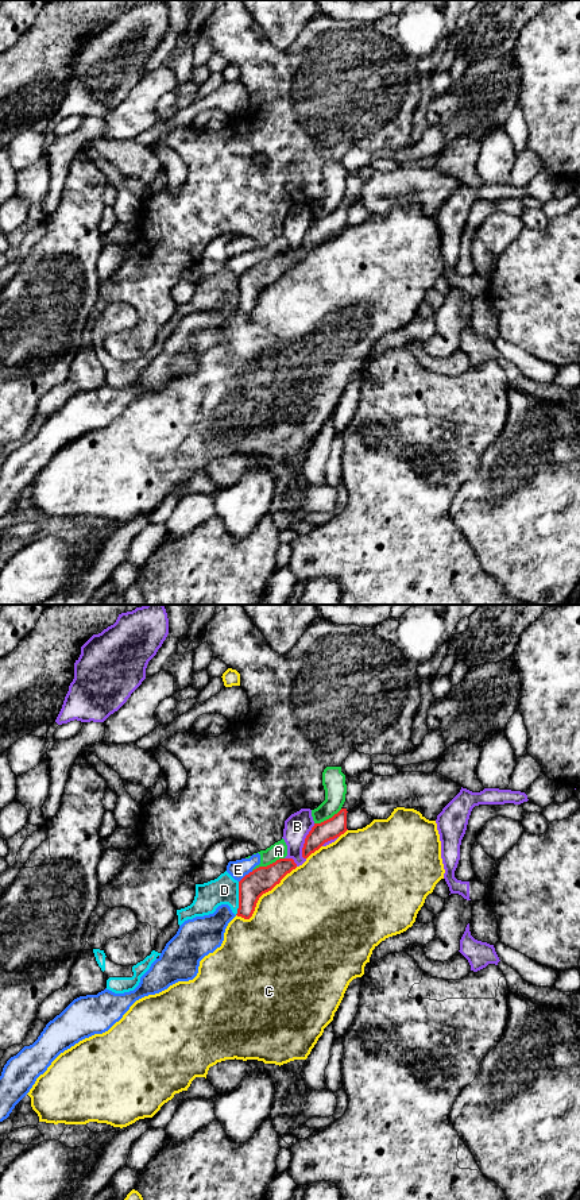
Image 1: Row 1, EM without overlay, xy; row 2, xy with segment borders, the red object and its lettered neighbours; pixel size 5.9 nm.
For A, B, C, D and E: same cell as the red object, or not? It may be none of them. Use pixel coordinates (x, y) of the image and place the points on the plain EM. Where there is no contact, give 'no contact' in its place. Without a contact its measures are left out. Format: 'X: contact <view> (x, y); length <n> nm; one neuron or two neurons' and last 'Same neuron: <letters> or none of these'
A: contact xy (267, 261); length 200 nm; two neurons
B: contact xy (305, 236); length 220 nm; two neurons
C: contact xy (262, 289); length 460 nm; two neurons
D: contact xy (239, 293); length 200 nm; two neurons
E: contact xy (246, 270); length 110 nm; two neurons
Same neuron: none of these

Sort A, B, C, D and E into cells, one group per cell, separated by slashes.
A E / B / C / D

